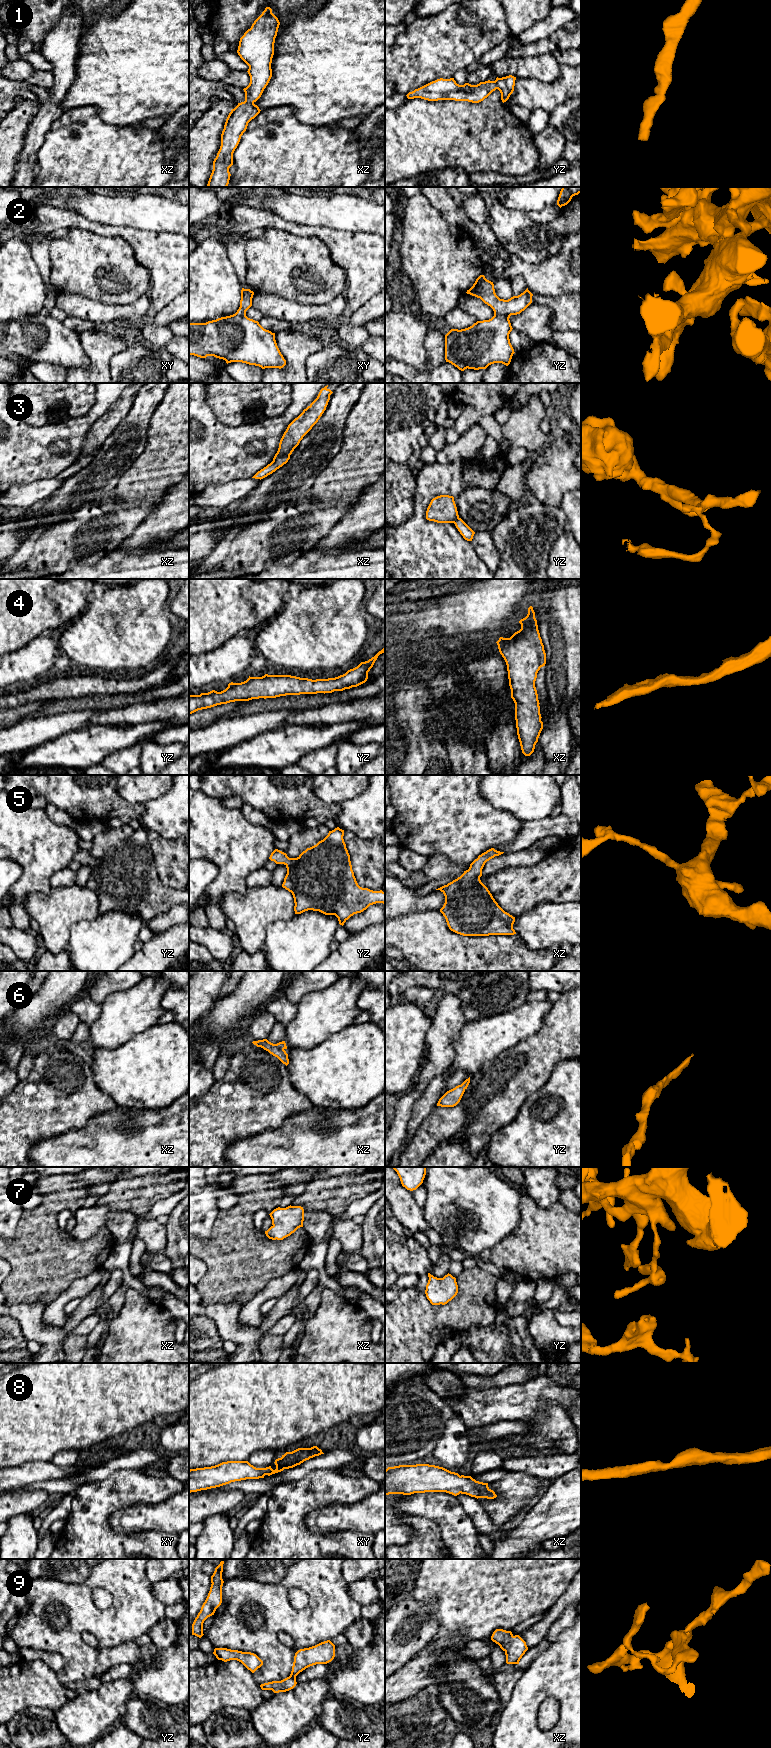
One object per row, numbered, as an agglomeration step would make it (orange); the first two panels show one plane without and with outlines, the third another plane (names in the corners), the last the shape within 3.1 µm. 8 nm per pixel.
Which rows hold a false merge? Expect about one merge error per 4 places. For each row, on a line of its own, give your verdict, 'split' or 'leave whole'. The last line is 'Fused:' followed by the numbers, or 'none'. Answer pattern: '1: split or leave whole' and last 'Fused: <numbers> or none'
1: leave whole
2: leave whole
3: split
4: leave whole
5: leave whole
6: leave whole
7: leave whole
8: leave whole
9: leave whole
Fused: 3

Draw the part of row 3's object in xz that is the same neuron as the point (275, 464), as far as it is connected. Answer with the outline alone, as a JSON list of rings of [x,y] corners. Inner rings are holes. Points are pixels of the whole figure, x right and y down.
[[[286,455],[284,457],[278,458],[276,460],[273,460],[266,467],[264,467],[260,471],[258,471],[252,478],[261,480],[261,479],[267,477],[268,475],[272,474],[277,469],[282,467],[284,464],[286,464],[289,459],[290,459],[290,455]]]

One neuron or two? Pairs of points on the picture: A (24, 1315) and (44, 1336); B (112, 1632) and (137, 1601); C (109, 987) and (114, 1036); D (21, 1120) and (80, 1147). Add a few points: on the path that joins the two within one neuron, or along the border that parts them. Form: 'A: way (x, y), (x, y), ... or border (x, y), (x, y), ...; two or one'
A: way (29, 1320), (39, 1331); one
B: way (120, 1624), (135, 1609); one
C: border (132, 987), (114, 992), (100, 1003); two
D: border (79, 1129), (69, 1129), (42, 1138), (34, 1144); two

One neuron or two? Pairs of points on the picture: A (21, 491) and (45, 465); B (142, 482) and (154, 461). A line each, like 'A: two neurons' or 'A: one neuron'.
A: two neurons
B: one neuron

